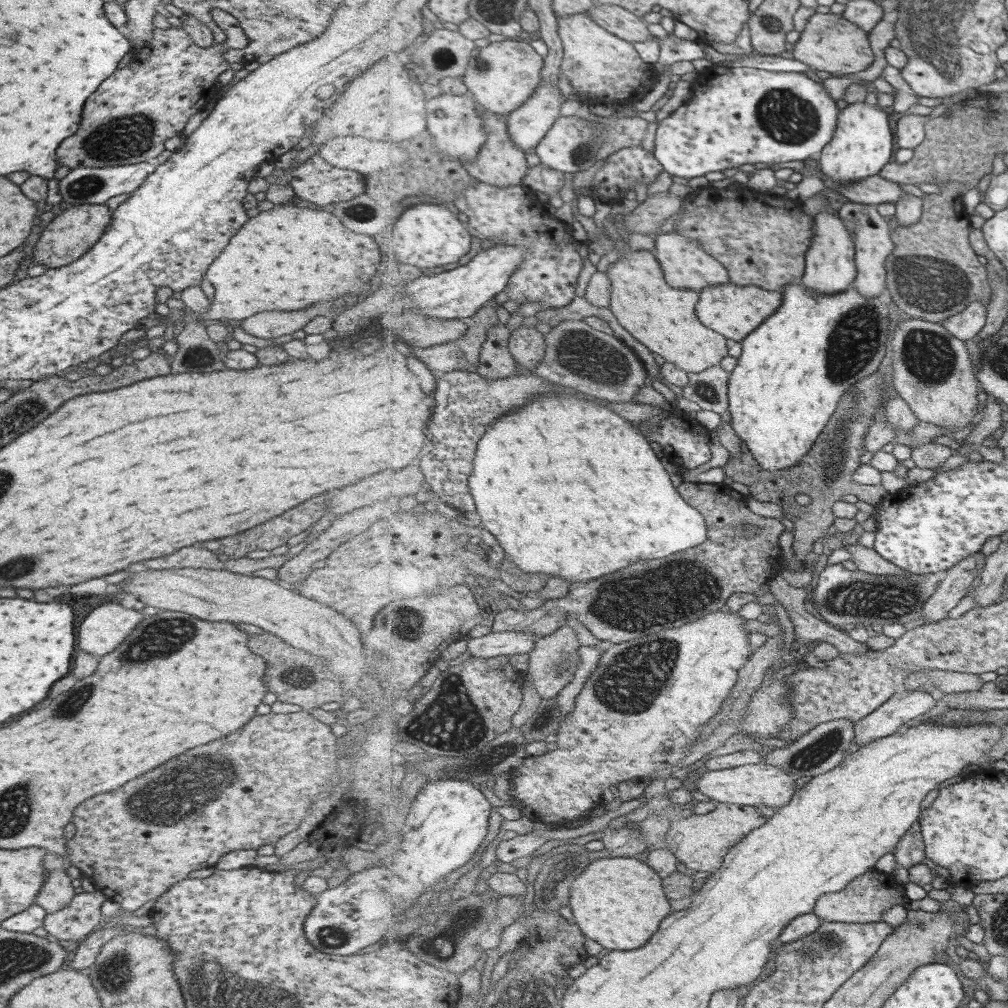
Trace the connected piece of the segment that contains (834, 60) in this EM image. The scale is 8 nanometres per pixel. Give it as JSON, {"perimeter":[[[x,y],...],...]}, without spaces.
{"perimeter":[[[815,13],[794,44],[793,57],[809,64],[814,70],[829,71],[832,75],[863,72],[875,62],[875,54],[870,46],[872,39],[863,28],[849,22],[842,15]]]}

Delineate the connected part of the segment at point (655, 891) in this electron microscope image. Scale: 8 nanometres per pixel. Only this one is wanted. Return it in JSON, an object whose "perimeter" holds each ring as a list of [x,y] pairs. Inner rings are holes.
{"perimeter":[[[606,857],[589,861],[569,889],[575,922],[585,936],[611,951],[629,951],[645,946],[673,912],[663,890],[663,880],[647,863],[632,857]]]}

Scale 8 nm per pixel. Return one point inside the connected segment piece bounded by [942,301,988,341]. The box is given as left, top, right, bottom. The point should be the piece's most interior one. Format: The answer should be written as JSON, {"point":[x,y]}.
{"point":[967,325]}

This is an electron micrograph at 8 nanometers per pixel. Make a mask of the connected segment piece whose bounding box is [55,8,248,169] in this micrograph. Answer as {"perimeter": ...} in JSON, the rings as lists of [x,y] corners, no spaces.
{"perimeter":[[[211,8],[209,15],[225,34],[226,39],[223,45],[213,42],[211,46],[201,48],[195,45],[194,41],[189,39],[181,28],[170,27],[167,30],[157,28],[151,31],[150,41],[144,47],[134,51],[133,60],[121,69],[116,68],[109,78],[105,78],[99,84],[97,92],[93,92],[93,96],[89,96],[89,100],[85,100],[81,124],[71,136],[67,137],[67,140],[63,140],[55,148],[55,152],[57,152],[55,160],[61,166],[67,166],[69,169],[103,168],[154,161],[155,157],[164,150],[163,142],[167,138],[181,135],[181,130],[189,117],[195,112],[201,111],[217,98],[220,86],[216,84],[216,76],[229,68],[229,63],[222,56],[222,52],[227,49],[243,49],[248,43],[238,20],[231,14],[227,14],[220,8]]]}

